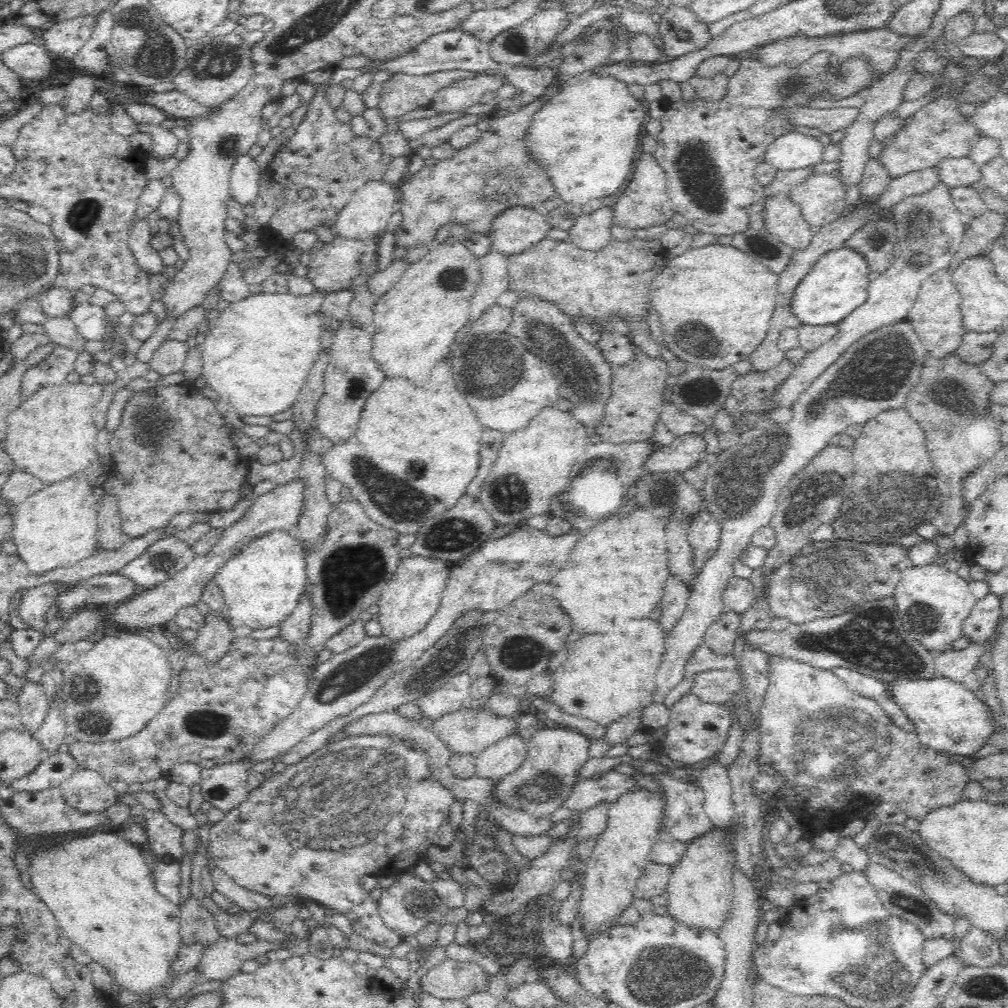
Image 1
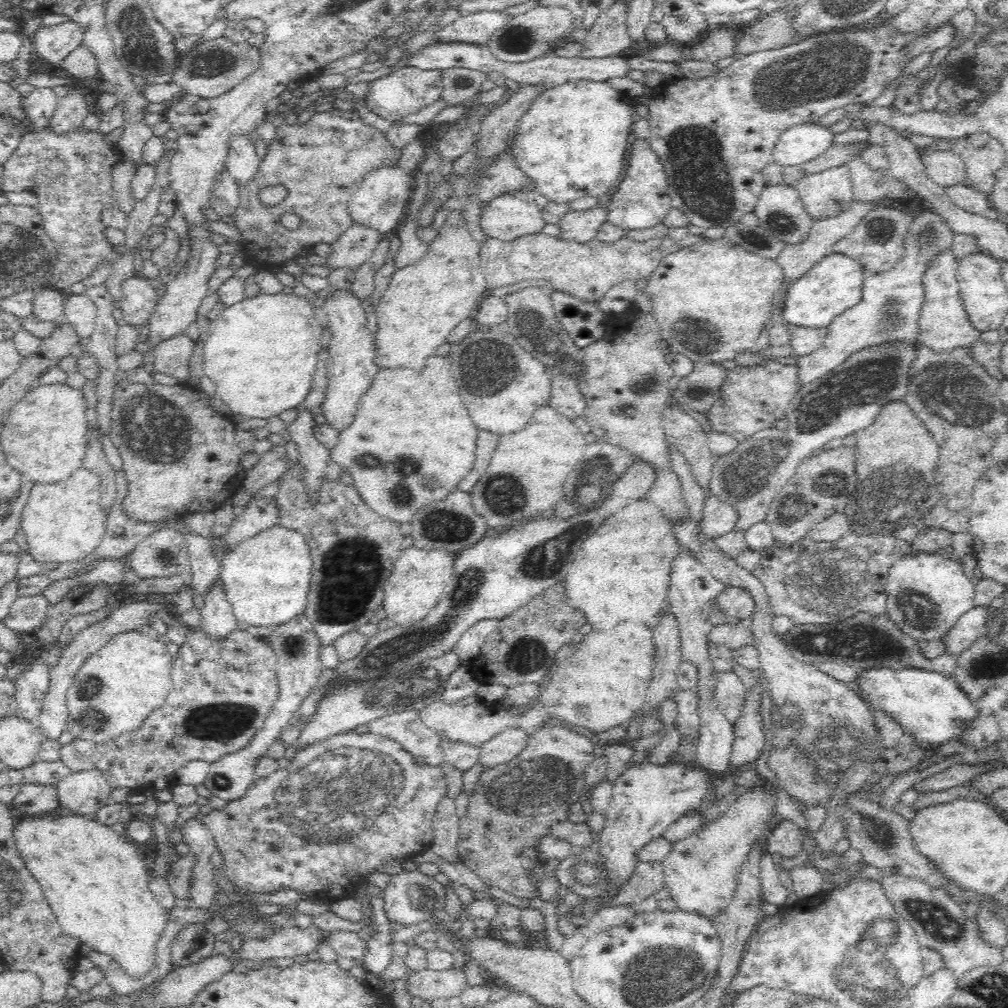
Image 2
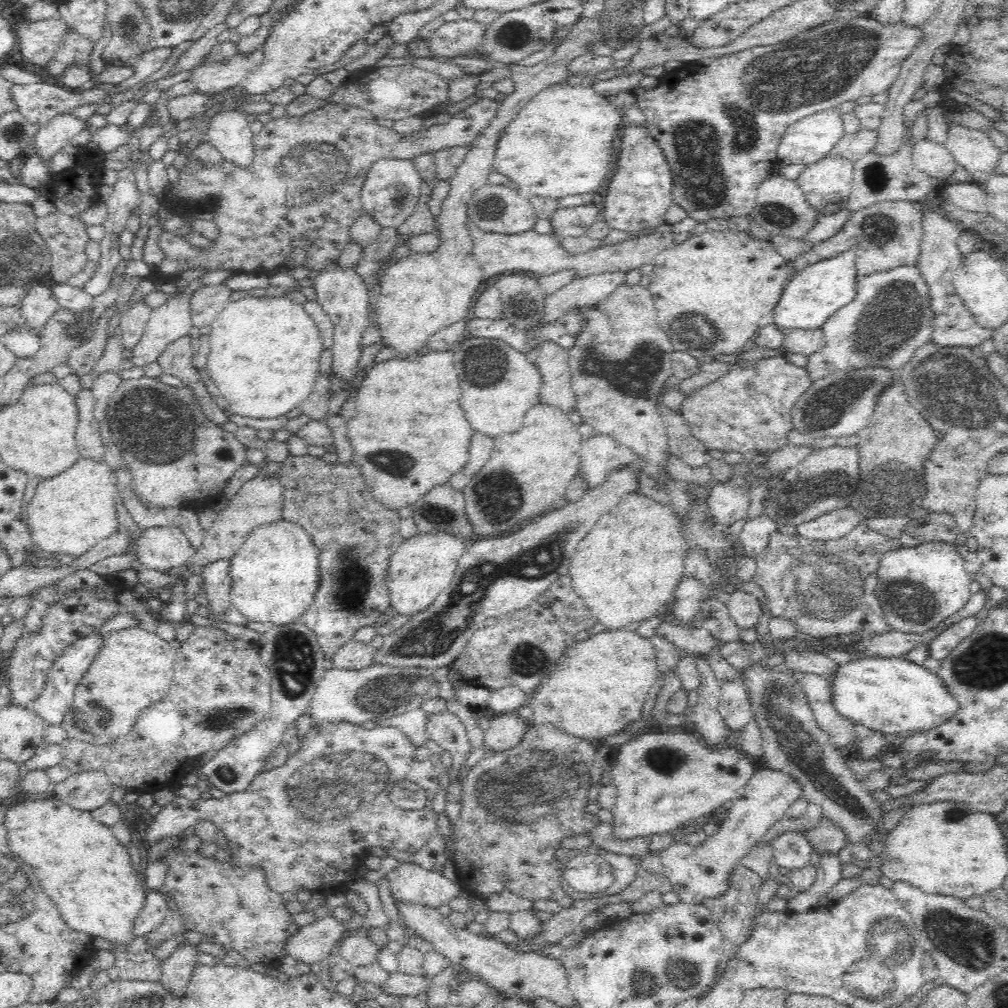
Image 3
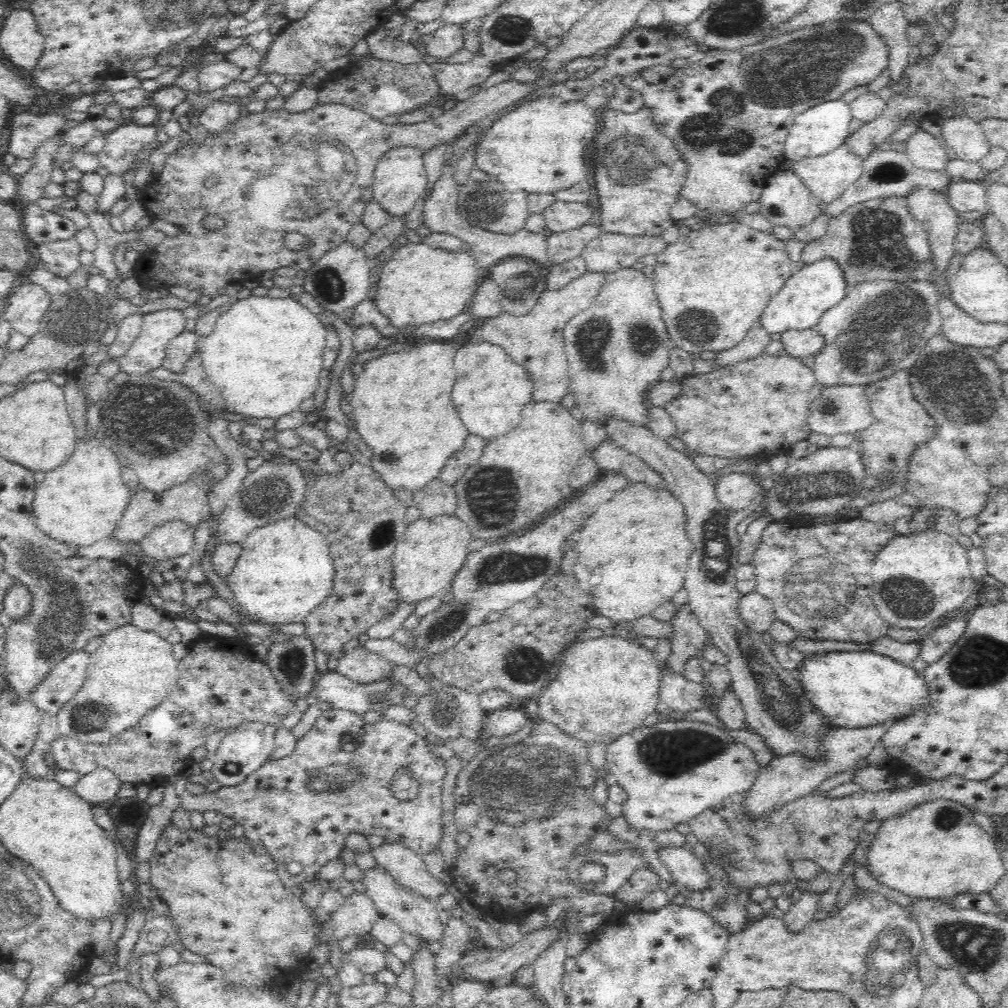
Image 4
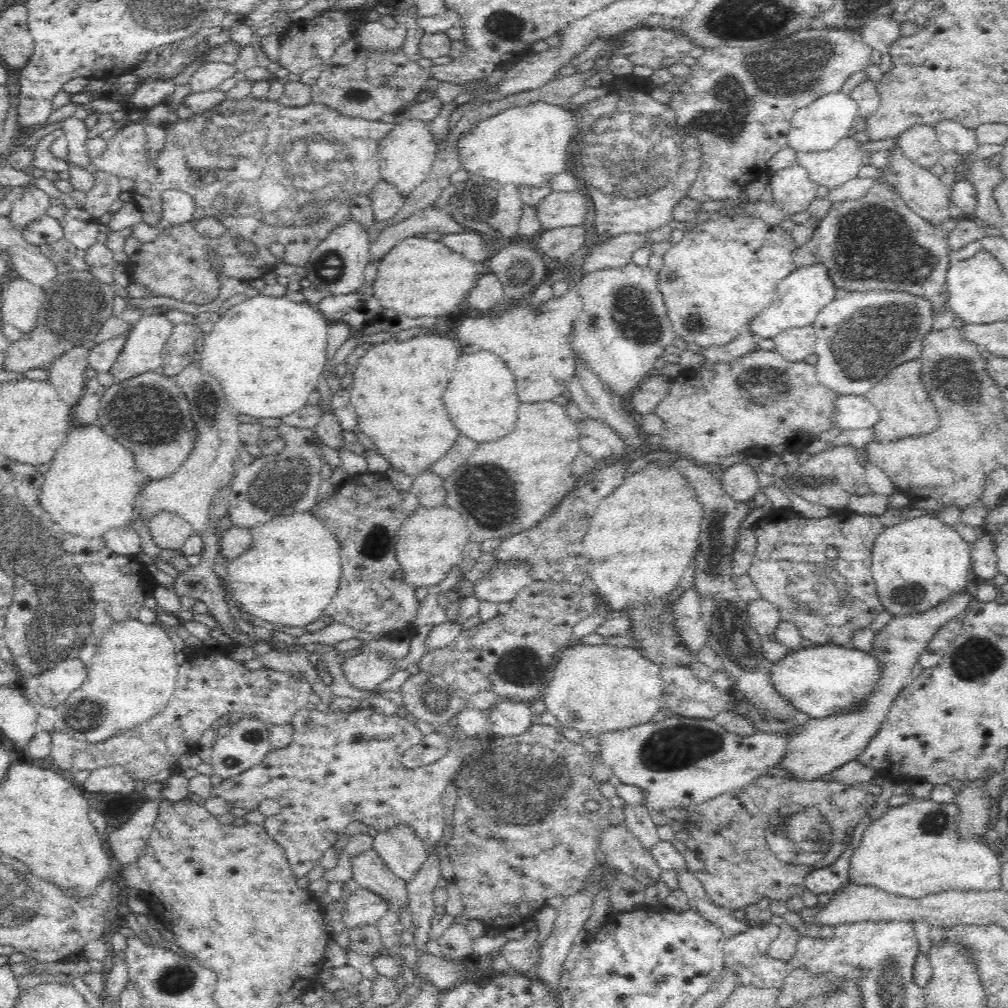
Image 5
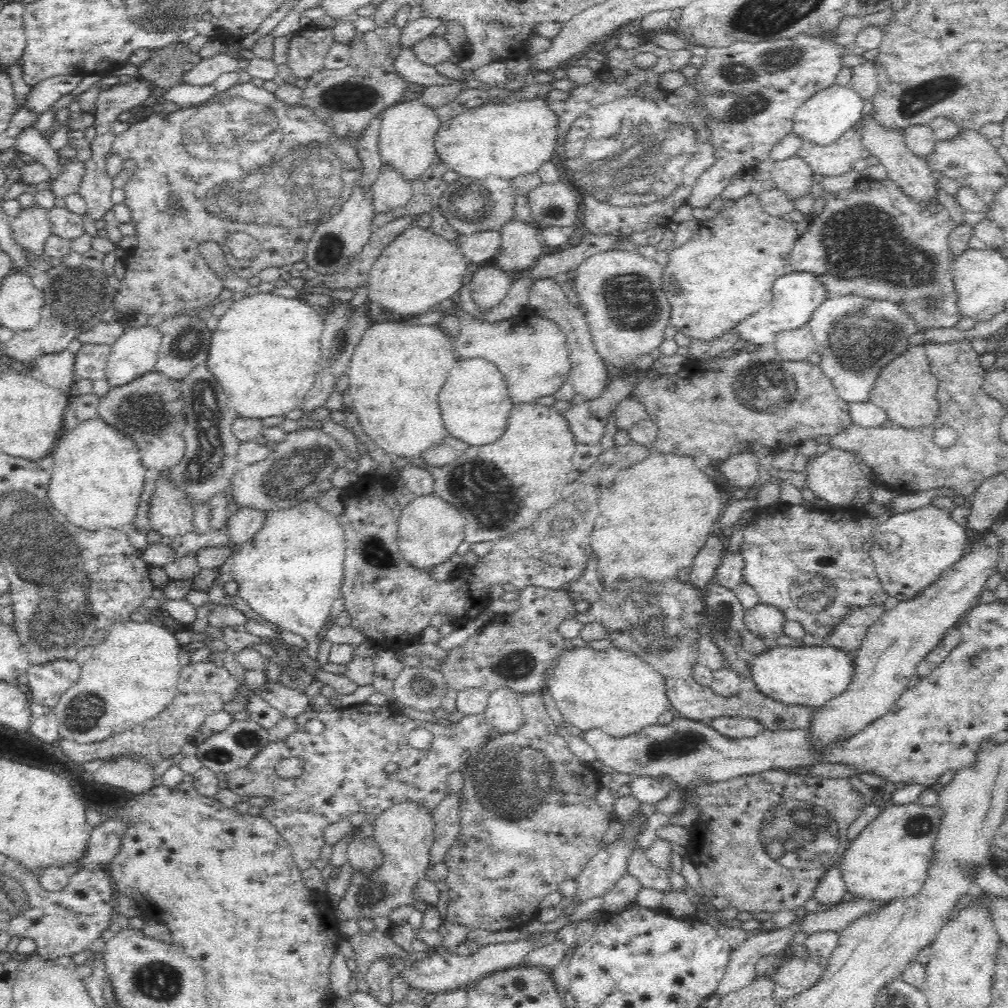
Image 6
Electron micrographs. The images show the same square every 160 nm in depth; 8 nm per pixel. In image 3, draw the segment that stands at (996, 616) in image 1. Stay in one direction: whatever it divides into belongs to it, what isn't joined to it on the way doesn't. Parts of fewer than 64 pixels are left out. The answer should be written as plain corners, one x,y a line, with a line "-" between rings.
970,616
949,625
928,645
928,656
944,660
964,639
978,627
979,620

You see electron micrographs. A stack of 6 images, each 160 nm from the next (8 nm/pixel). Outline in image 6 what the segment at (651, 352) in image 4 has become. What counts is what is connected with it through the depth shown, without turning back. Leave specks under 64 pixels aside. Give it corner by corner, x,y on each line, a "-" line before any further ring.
612,248
586,258
573,274
573,298
577,307
585,312
596,353
604,364
621,371
632,369
636,367
640,354
650,354
653,350
659,349
665,339
664,332
671,322
671,306
662,286
663,268
654,261
653,257
650,259
642,257
636,249

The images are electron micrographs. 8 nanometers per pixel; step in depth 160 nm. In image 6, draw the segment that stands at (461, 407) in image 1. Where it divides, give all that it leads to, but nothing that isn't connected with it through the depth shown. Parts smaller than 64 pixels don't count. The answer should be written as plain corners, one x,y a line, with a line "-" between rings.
404,319
376,322
364,331
349,364
348,392
363,432
393,456
417,459
448,436
440,416
438,394
446,384
450,368
456,364
452,342
453,338
438,324
404,325

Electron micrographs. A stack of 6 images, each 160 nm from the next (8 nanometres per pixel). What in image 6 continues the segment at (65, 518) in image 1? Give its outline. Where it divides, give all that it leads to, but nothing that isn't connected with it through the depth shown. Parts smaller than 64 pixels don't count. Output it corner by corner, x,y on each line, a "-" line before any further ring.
100,417
84,420
76,428
61,434
50,455
54,463
50,469
51,479
47,495
55,512
62,513
70,524
90,531
101,528
120,529
126,524
132,524
144,488
147,468
140,462
138,448
128,435
106,424

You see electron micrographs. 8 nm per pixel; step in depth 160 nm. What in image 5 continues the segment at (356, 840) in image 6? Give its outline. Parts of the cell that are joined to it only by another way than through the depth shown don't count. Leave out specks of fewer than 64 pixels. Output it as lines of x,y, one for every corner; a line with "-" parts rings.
370,849
350,858
350,865
358,888
379,894
387,903
388,910
399,913
408,905
407,881
395,875
376,851

